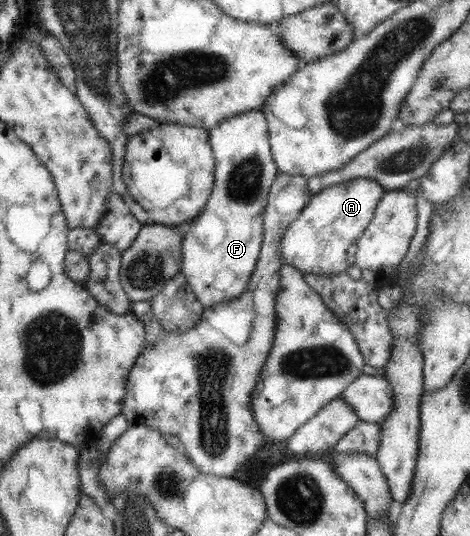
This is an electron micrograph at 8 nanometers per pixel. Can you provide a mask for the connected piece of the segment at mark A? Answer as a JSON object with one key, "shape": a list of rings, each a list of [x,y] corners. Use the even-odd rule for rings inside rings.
{"shape":[[[358,178],[312,195],[300,216],[282,233],[279,244],[282,264],[291,264],[303,274],[315,273],[326,277],[345,272],[355,264],[356,242],[372,221],[385,191],[374,180]]]}

